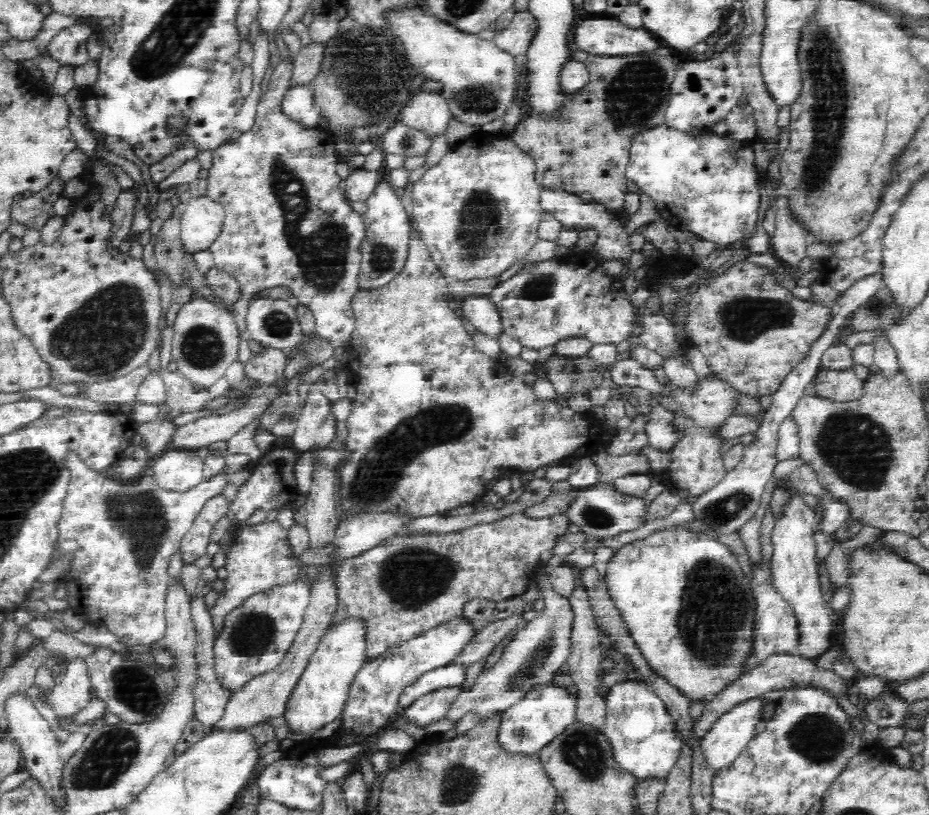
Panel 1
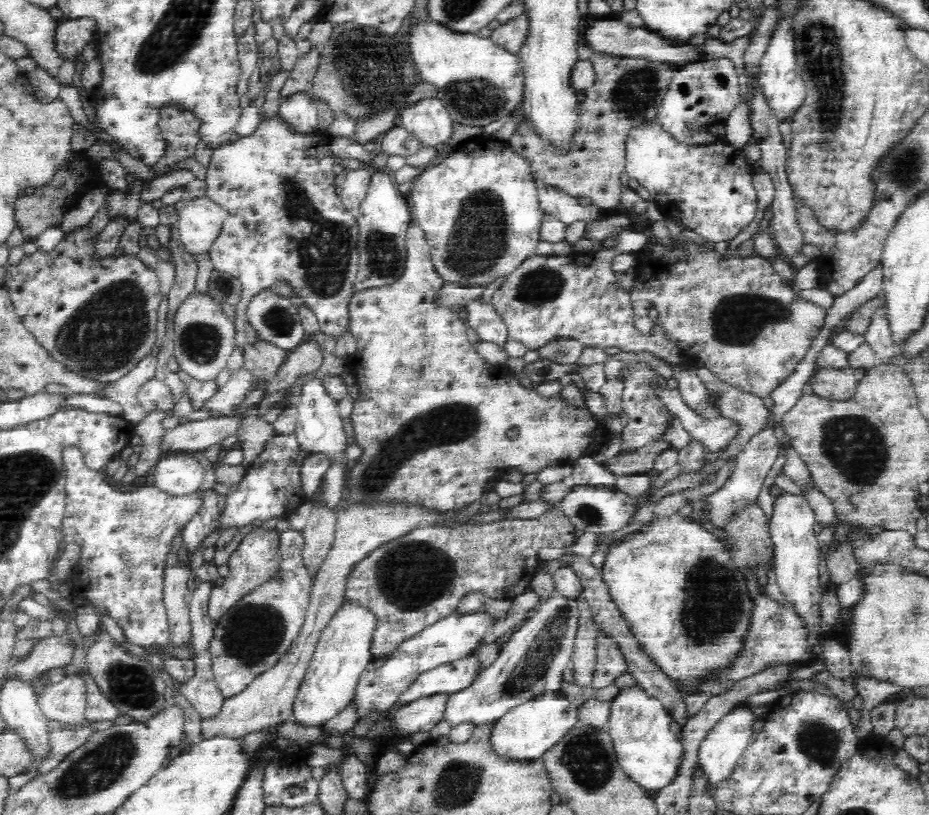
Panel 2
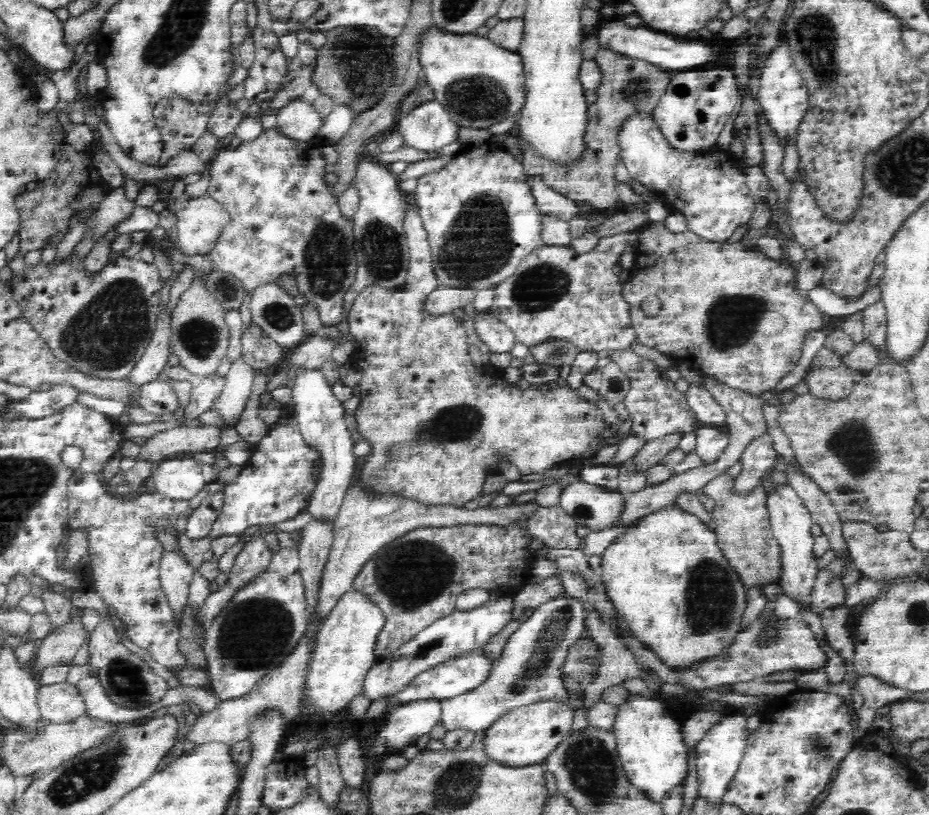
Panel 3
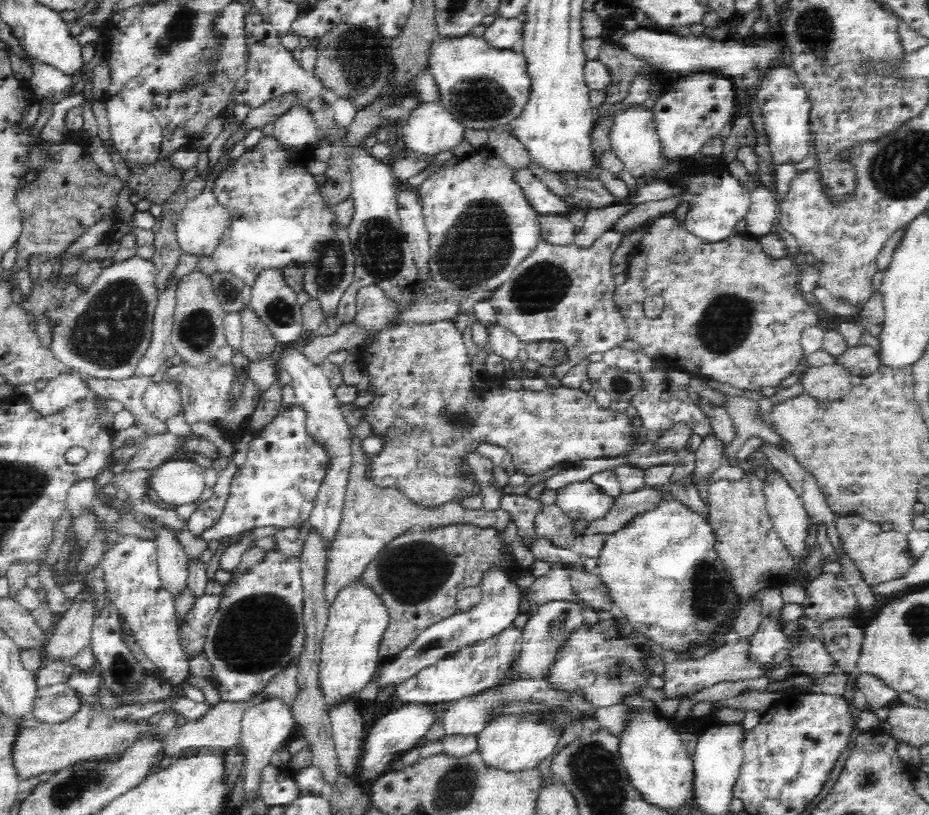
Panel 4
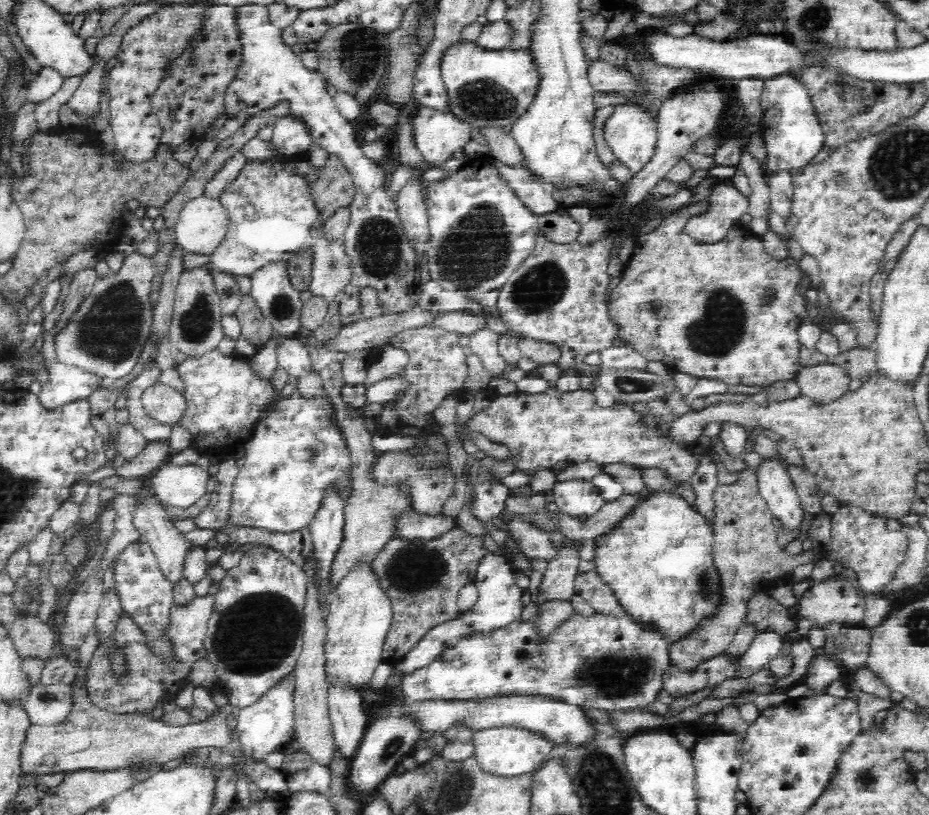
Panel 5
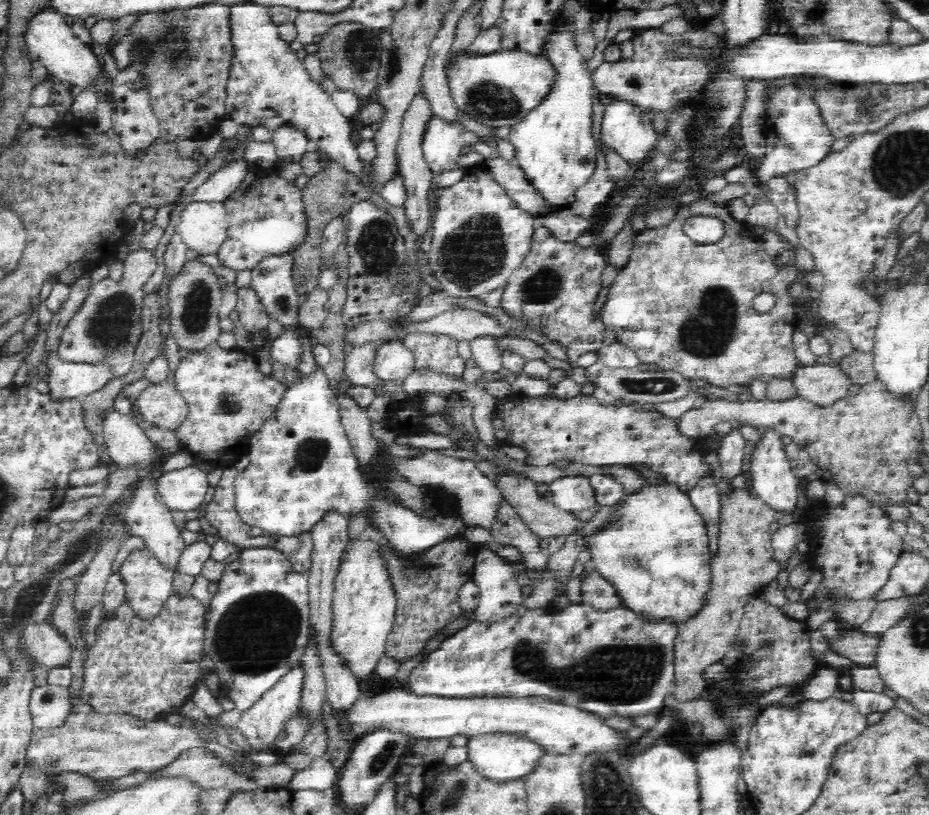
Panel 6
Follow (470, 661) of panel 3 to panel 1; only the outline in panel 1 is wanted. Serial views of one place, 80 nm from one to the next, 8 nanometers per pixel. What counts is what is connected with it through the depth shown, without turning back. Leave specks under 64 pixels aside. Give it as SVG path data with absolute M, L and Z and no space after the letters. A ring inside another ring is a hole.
M451 663L422 674L400 693L398 701L400 710L406 709L412 702L430 692L442 688L461 688L466 682L466 668L464 664Z

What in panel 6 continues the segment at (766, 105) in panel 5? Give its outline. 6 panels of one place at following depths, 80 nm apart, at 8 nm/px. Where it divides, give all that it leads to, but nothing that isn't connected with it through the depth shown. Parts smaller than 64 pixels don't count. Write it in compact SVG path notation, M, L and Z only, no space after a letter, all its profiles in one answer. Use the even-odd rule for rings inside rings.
M787 84L774 92L771 104L766 107L765 135L766 150L761 158L760 168L752 173L756 183L768 183L777 177L785 177L790 172L801 172L806 168L818 166L830 154L834 135L822 119L819 106L804 96L798 86Z

